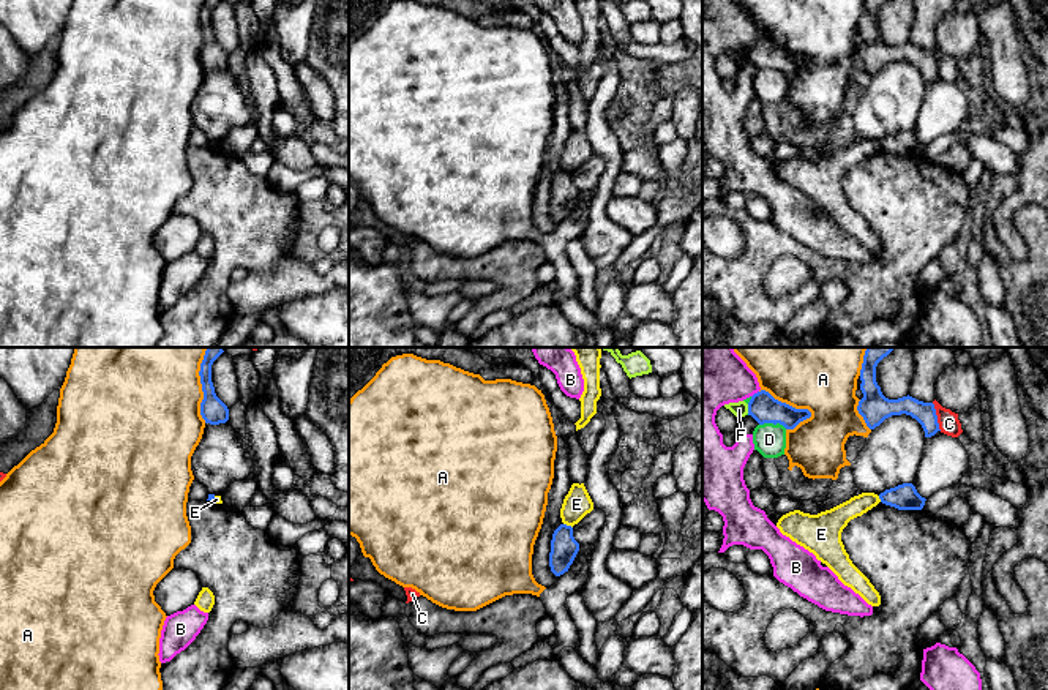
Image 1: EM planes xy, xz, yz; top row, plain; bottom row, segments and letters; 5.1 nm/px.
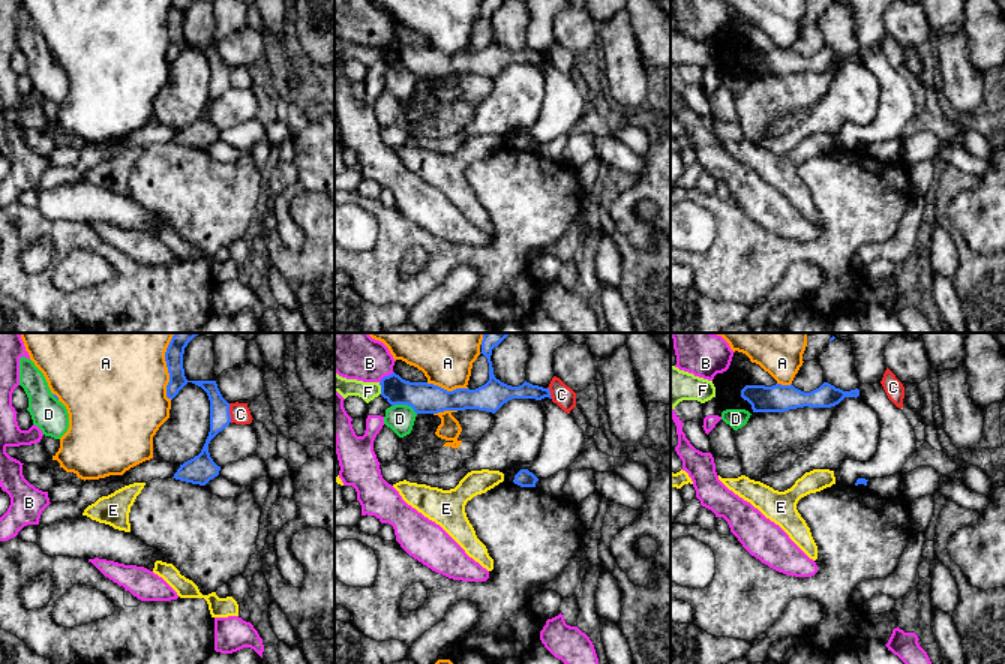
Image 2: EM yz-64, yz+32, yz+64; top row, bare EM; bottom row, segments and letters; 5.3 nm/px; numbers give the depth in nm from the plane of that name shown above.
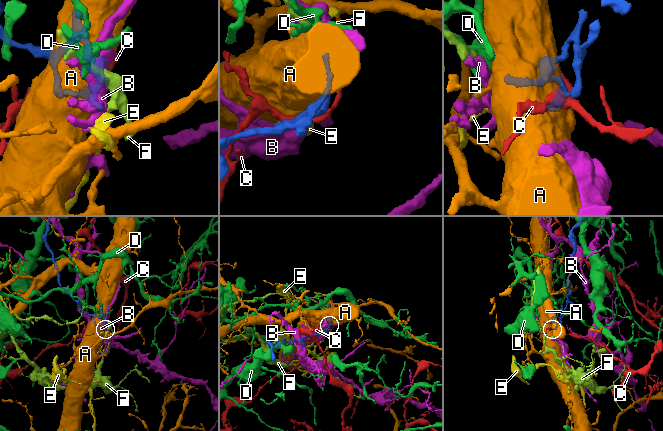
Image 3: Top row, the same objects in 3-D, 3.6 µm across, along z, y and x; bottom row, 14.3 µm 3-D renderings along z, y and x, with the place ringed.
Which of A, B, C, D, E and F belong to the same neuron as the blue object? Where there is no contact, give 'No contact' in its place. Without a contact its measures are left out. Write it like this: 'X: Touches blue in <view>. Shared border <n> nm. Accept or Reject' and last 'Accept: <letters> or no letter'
A: Touches blue in yz. Shared border 300 nm. Reject
B: Touches blue in yz. Shared border 50 nm. Reject
C: Touches blue in yz. Shared border 150 nm. Reject
D: Touches blue in yz. Shared border 150 nm. Reject
E: Touches blue in xz. Shared border 50 nm. Reject
F: Touches blue in yz. Shared border 50 nm. Reject
Accept: no letter

